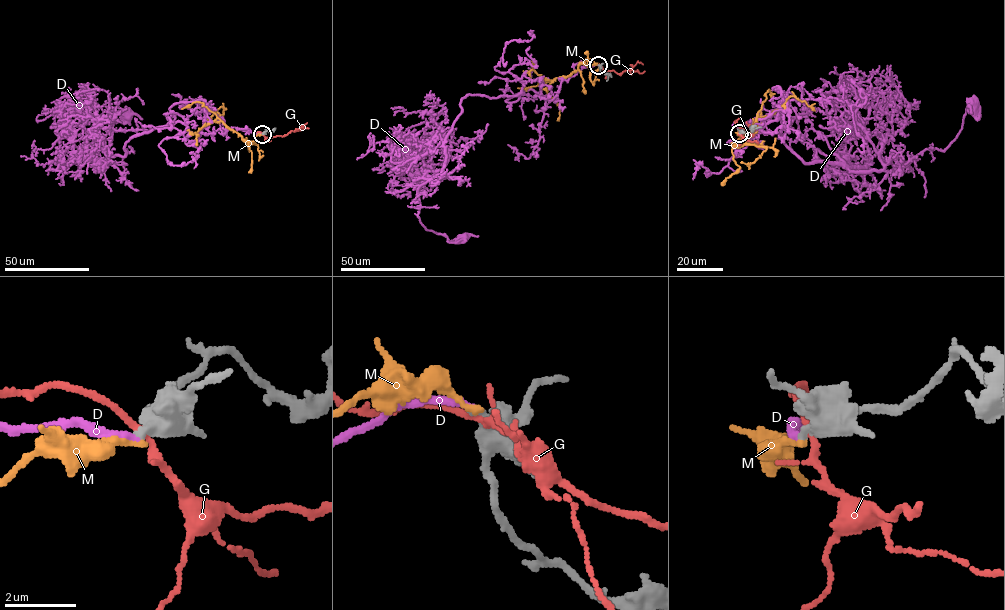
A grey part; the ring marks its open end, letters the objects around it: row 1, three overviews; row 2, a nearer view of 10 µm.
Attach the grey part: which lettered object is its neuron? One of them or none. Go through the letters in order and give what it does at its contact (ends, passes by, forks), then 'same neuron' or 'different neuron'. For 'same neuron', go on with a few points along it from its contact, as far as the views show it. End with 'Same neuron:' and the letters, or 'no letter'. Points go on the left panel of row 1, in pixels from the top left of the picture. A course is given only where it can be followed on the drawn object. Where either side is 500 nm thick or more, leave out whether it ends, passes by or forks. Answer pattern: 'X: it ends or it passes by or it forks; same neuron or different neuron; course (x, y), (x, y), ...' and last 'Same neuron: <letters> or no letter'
D: it ends; same neuron; course (263, 134), (210, 132), (206, 101), (180, 101), (169, 110), (185, 123), (86, 161), (90, 127), (126, 112)
G: different neuron
M: it ends; different neuron
Same neuron: D

